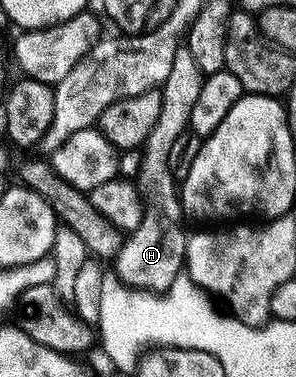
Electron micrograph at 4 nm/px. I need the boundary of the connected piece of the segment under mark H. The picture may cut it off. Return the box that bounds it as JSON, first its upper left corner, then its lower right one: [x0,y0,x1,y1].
[112,46,203,294]

